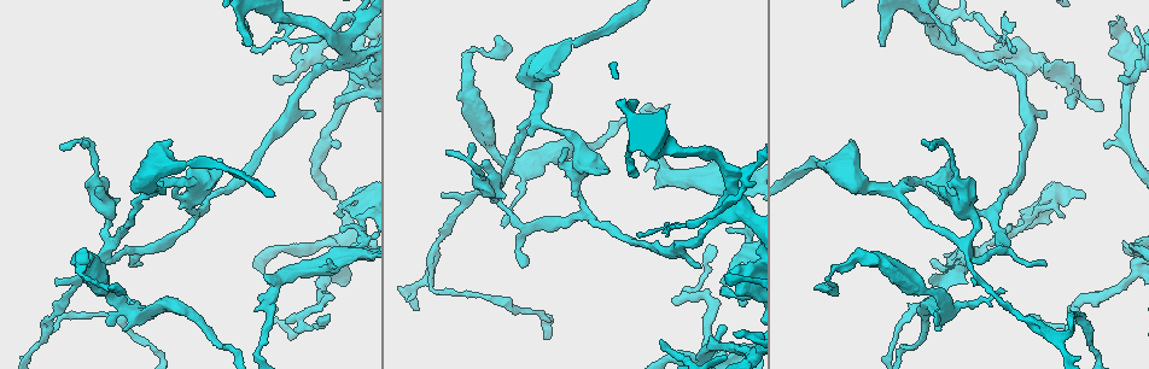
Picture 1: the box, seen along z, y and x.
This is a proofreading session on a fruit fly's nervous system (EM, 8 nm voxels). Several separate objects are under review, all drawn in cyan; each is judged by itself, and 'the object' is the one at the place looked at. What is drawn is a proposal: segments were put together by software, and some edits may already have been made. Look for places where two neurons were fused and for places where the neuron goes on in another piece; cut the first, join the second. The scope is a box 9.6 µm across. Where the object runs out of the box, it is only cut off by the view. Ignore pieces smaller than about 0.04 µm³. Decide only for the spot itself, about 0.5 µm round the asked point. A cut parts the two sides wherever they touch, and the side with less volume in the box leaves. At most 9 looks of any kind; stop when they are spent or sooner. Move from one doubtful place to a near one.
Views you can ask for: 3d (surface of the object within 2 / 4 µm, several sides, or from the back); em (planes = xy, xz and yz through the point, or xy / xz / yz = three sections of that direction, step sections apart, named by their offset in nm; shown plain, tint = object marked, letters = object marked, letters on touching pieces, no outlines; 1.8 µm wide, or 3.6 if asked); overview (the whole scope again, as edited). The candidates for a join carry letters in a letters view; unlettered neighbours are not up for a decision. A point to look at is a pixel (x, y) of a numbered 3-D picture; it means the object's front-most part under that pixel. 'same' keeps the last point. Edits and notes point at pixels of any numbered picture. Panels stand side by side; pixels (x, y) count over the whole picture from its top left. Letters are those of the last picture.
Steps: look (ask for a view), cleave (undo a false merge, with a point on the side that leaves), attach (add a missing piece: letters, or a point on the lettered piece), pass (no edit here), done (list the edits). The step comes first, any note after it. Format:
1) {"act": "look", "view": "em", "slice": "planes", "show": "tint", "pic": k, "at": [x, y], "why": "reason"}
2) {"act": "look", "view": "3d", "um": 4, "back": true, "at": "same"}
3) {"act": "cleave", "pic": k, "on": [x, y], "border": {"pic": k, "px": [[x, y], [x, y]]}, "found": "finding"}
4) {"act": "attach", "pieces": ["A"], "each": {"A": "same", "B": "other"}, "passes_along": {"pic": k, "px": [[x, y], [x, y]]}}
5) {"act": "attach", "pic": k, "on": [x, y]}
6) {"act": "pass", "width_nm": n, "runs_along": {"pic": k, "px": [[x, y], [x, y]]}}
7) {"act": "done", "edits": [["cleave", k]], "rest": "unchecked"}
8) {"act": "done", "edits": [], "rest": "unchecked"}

{"act": "look", "view": "3d", "um": 2, "pic": 1, "at": [1043, 112], "why": "branch stops here"}

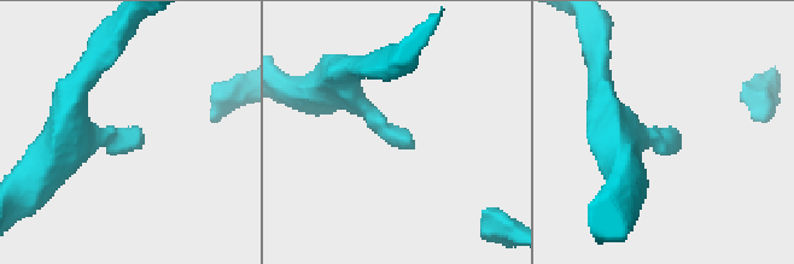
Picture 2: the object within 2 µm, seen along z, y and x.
{"act": "look", "view": "em", "slice": "planes", "show": "letters", "pic": 2, "at": [140, 136], "why": "need the tissue"}

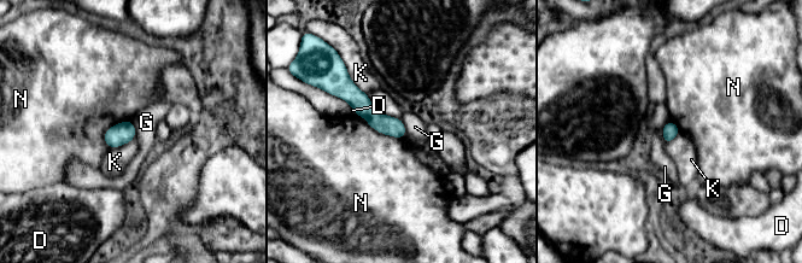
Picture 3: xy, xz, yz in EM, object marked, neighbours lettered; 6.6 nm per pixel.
{"act": "pass", "each": {"D": "other", "G": "other", "K": "other", "N": "other"}, "border": {"pic": 3, "px": [[132, 121], [135, 128], [135, 138]]}, "found": "none of them fits"}

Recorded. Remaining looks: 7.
{"act": "look", "view": "3d", "um": 2, "pic": 1, "at": [742, 304], "why": "branch stops here"}

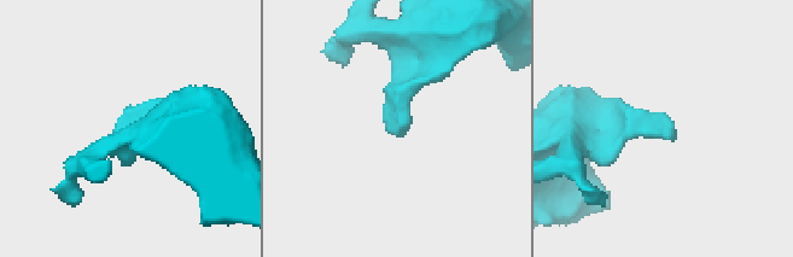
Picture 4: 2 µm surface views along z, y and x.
{"act": "look", "view": "em", "slice": "xy", "step": 4, "show": "letters", "pic": 4, "at": [398, 136]}

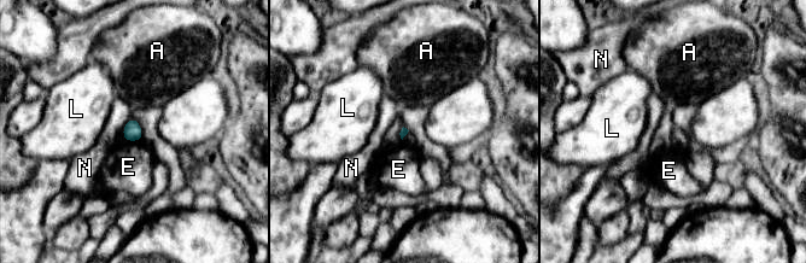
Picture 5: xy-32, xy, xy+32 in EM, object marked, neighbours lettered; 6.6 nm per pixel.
{"act": "look", "view": "em", "slice": "planes", "show": "letters", "at": "same", "why": "cut it another way"}

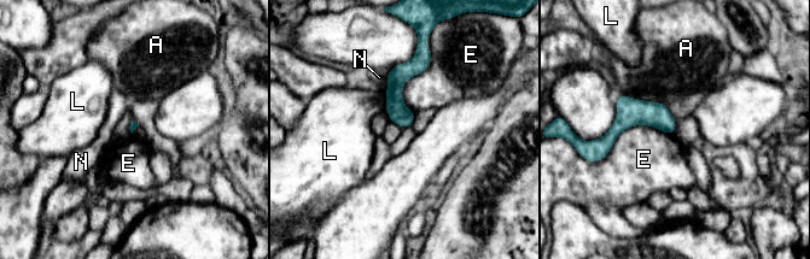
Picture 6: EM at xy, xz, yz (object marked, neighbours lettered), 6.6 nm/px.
{"act": "pass", "each": {"A": "other", "E": "other", "L": "other", "N": "other"}, "border": {"pic": 6, "px": [[672, 134], [628, 127], [599, 162]]}, "found": "no lettered piece goes on from it"}

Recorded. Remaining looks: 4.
{"act": "look", "view": "em", "slice": "yz", "step": 16, "show": "letters", "pic": 1, "at": [720, 354], "why": "sudden change in width"}

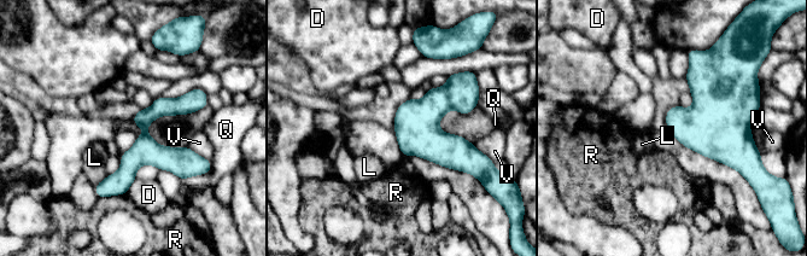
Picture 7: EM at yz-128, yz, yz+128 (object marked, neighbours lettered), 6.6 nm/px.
{"act": "pass", "each": {"D": "other", "L": "other", "Q": "other", "R": "other", "V": "other"}, "border": {"pic": 7, "px": [[107, 174], [94, 186]]}, "found": "one neuron here"}

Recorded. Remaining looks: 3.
{"act": "look", "view": "3d", "um": 4, "pic": 1, "at": [350, 24], "why": "free end"}

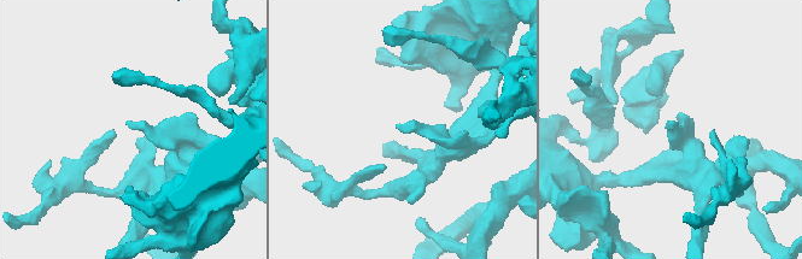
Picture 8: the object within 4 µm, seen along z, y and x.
{"act": "look", "view": "em", "slice": "yz", "step": 16, "show": "letters", "pic": 8, "at": [127, 122]}

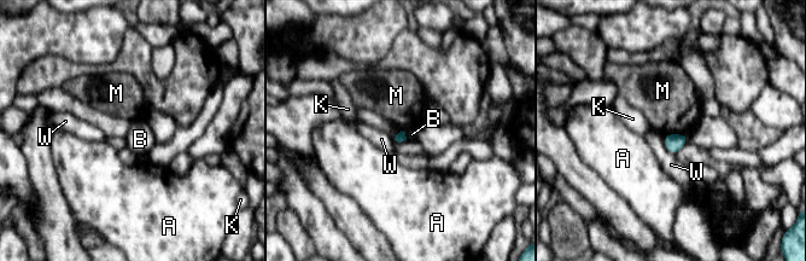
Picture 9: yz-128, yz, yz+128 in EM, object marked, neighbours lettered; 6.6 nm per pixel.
{"act": "look", "view": "em", "slice": "planes", "show": "letters", "at": "same", "why": "cut it another way"}

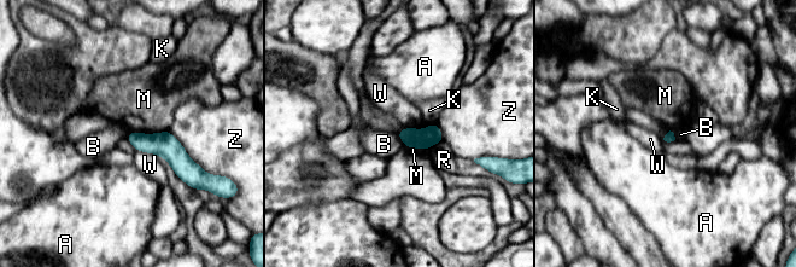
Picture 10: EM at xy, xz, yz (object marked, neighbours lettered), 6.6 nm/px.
{"act": "pass", "each": {"A": "other", "B": "other", "K": "other", "M": "other", "R": "other", "W": "other", "Z": "other"}, "found": "none of them fits"}

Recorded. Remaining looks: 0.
{"act": "done", "edits": [], "rest": "unchecked"}

